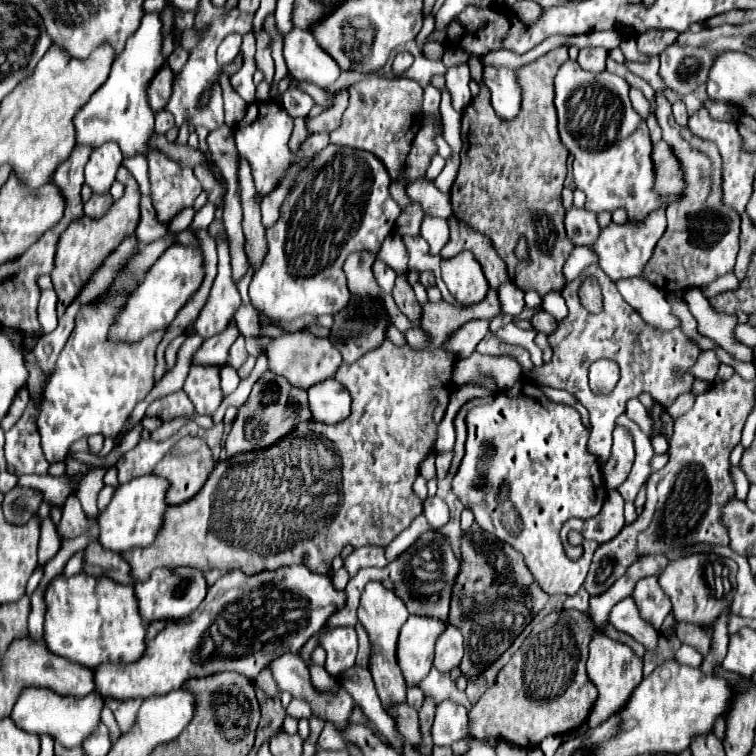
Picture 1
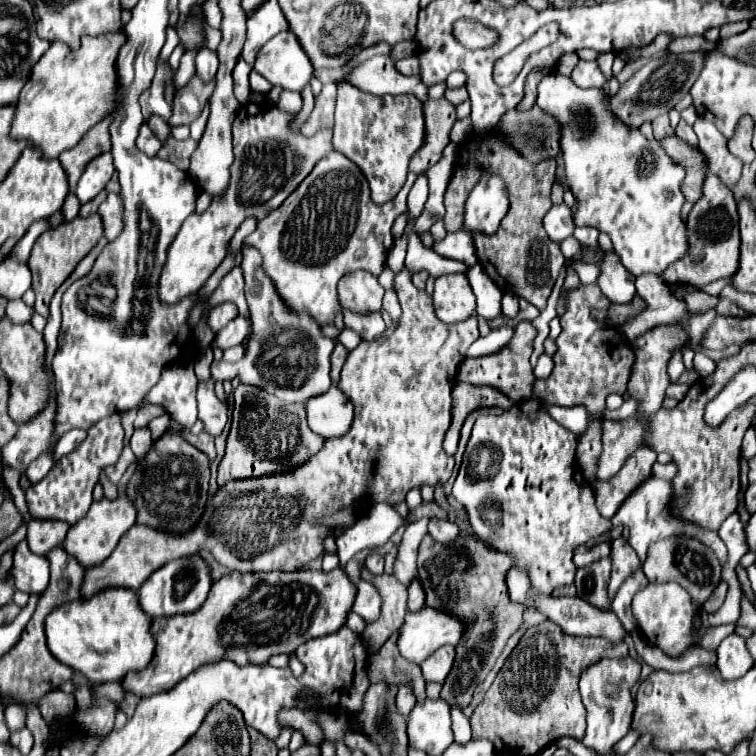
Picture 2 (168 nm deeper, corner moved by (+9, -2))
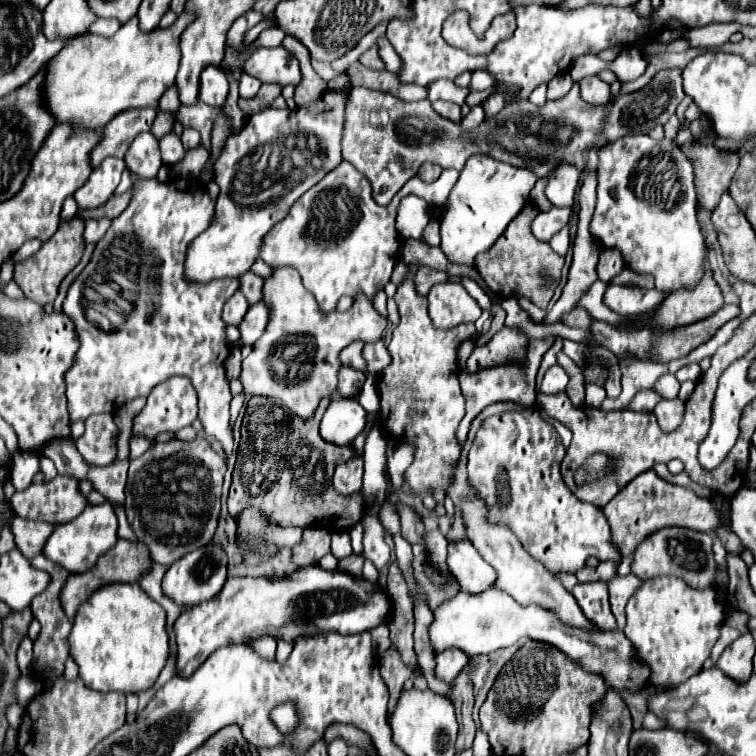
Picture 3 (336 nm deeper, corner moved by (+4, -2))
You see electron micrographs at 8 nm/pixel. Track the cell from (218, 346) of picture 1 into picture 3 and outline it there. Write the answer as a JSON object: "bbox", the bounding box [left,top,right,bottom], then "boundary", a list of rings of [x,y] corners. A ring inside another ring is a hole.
{"bbox":[238,302,268,346],"boundary":[[[258,302],[254,306],[248,308],[244,320],[238,324],[238,330],[240,330],[240,340],[248,346],[252,346],[264,332],[266,328],[266,322],[268,322],[268,308],[266,304]]]}

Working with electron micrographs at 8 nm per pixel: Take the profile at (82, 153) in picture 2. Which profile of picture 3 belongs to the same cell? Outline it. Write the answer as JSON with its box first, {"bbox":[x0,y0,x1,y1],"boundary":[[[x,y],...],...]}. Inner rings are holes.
{"bbox":[90,110,156,168],"boundary":[[[126,110],[112,118],[102,128],[100,142],[90,152],[90,164],[92,168],[98,166],[106,156],[124,158],[130,142],[140,134],[150,130],[152,122],[156,118],[156,110]]]}

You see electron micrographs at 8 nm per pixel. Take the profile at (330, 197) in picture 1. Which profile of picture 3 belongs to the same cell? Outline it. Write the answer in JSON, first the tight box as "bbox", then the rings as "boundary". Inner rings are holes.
{"bbox":[260,160,458,312],"boundary":[[[342,160],[334,170],[330,170],[330,174],[322,178],[322,182],[312,186],[302,198],[298,198],[298,202],[294,202],[284,220],[272,226],[272,230],[262,238],[260,258],[266,264],[288,264],[296,268],[302,276],[302,284],[308,292],[314,294],[322,312],[332,312],[340,296],[354,296],[358,290],[364,290],[368,298],[372,298],[376,288],[384,286],[390,280],[392,268],[398,260],[400,236],[396,232],[396,210],[400,200],[408,194],[428,194],[428,204],[444,206],[450,196],[450,190],[458,182],[458,176],[458,170],[444,170],[434,182],[424,182],[422,178],[414,176],[404,184],[404,188],[394,196],[388,206],[380,206],[372,200],[370,182],[358,170],[354,170],[350,162]]]}

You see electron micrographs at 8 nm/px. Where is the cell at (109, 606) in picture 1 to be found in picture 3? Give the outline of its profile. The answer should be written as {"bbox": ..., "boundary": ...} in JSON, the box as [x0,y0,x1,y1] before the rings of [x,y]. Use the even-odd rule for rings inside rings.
{"bbox":[68,584,170,694],"boundary":[[[140,584],[102,586],[78,608],[68,646],[86,686],[100,692],[116,690],[124,694],[146,690],[154,684],[170,654],[166,612],[144,594]]]}

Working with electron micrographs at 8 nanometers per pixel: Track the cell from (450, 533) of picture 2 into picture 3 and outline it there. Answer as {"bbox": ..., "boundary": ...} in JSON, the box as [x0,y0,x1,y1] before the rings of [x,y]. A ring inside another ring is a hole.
{"bbox":[448,538,496,594],"boundary":[[[468,538],[448,542],[448,566],[458,578],[460,588],[472,594],[492,588],[496,578],[496,572],[480,558],[478,550],[468,542]]]}

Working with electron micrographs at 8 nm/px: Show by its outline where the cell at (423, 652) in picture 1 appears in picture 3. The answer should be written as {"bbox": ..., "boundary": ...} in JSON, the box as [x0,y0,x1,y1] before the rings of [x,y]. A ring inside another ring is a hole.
{"bbox":[428,588,650,690],"boundary":[[[496,588],[484,590],[482,594],[468,594],[460,590],[454,598],[444,600],[432,614],[434,620],[428,626],[428,642],[436,654],[446,648],[460,648],[468,656],[480,656],[512,646],[520,638],[528,636],[558,646],[564,654],[576,658],[588,672],[602,674],[606,684],[614,690],[622,690],[622,688],[638,690],[638,686],[644,680],[648,680],[650,674],[644,662],[636,662],[632,652],[632,642],[624,636],[624,632],[620,630],[586,632],[586,630],[570,628],[562,624],[558,618],[554,618],[550,610],[544,610],[536,604],[524,608],[514,598],[510,598],[508,594]]]}

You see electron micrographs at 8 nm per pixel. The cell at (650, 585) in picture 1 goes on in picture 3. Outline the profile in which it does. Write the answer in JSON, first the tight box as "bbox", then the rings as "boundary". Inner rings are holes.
{"bbox":[608,574,642,630],"boundary":[[[626,574],[626,576],[616,576],[608,582],[608,590],[610,590],[610,604],[612,604],[612,614],[616,616],[618,628],[624,630],[626,624],[626,616],[624,616],[624,608],[628,598],[638,590],[638,586],[642,586],[642,580],[636,574]]]}

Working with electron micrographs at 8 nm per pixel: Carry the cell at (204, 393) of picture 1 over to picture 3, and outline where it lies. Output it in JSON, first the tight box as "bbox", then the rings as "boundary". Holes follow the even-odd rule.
{"bbox":[134,376,198,440],"boundary":[[[174,376],[168,378],[166,382],[158,384],[150,396],[146,398],[146,406],[142,412],[134,418],[134,432],[144,434],[146,438],[154,440],[158,432],[168,432],[168,430],[180,430],[184,426],[190,426],[196,420],[198,414],[198,394],[186,376]]]}

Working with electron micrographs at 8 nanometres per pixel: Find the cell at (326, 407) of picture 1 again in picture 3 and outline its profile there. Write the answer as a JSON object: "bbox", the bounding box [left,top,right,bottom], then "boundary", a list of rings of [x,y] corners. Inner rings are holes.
{"bbox":[320,398,366,446],"boundary":[[[332,398],[320,422],[320,436],[326,442],[348,446],[364,430],[364,426],[366,410],[356,398]]]}

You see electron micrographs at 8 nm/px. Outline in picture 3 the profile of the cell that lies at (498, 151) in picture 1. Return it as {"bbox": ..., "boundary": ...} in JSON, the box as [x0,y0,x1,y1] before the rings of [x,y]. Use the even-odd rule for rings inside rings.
{"bbox":[476,200,564,310],"boundary":[[[528,200],[524,210],[504,230],[502,238],[498,238],[496,246],[492,246],[488,250],[488,258],[478,258],[476,270],[480,272],[480,276],[486,280],[488,288],[494,294],[512,296],[516,292],[520,296],[530,298],[536,306],[546,310],[546,306],[548,306],[550,298],[554,296],[554,290],[560,282],[560,270],[564,266],[564,258],[558,256],[552,250],[552,246],[548,246],[548,242],[542,242],[532,234],[530,224],[538,212],[540,212],[540,208],[532,200]]]}

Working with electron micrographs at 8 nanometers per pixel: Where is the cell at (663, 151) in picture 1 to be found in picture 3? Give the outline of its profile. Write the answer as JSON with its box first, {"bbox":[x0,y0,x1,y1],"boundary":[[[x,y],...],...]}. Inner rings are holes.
{"bbox":[682,142,740,212],"boundary":[[[692,142],[682,150],[686,152],[694,166],[698,202],[702,208],[706,208],[706,212],[710,212],[720,202],[722,192],[728,190],[730,180],[738,168],[740,156],[738,152],[734,152],[734,158],[730,158],[730,162],[722,162],[722,158],[718,158],[718,150],[714,150],[710,142],[706,144]]]}

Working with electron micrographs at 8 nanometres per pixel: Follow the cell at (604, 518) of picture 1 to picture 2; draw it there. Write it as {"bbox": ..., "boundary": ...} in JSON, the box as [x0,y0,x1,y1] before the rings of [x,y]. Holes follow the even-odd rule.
{"bbox":[573,542,611,568],"boundary":[[[603,542],[603,544],[599,544],[599,546],[591,548],[591,550],[587,550],[585,546],[579,546],[579,548],[575,550],[575,558],[573,558],[575,566],[577,566],[577,568],[581,568],[581,566],[591,566],[593,562],[597,562],[597,560],[609,556],[609,546],[611,546],[611,542]]]}

